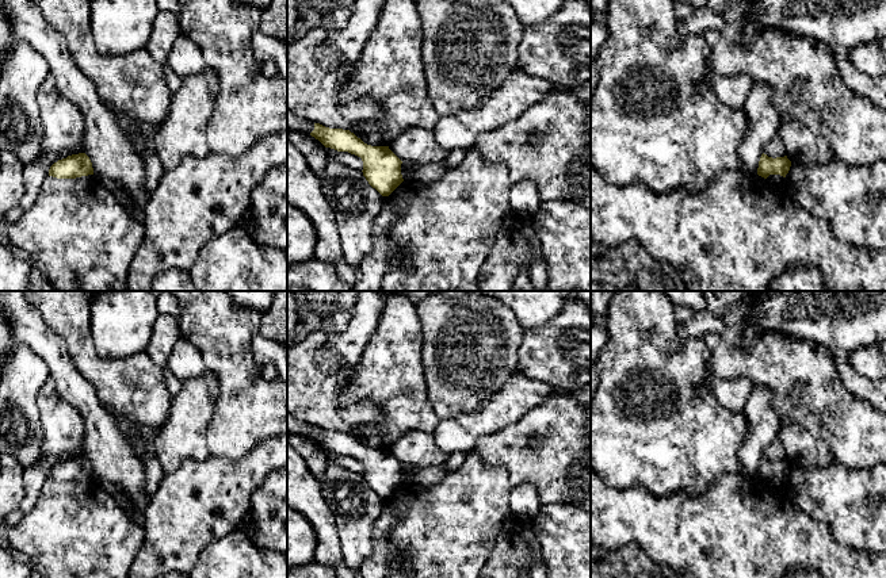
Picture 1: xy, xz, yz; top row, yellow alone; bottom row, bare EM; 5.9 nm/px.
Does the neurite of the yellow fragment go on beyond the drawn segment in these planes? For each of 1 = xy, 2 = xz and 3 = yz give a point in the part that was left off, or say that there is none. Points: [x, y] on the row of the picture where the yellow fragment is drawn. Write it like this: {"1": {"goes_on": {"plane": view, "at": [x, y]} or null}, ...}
{"1": {"goes_on": null}, "2": {"goes_on": null}, "3": {"goes_on": null}}

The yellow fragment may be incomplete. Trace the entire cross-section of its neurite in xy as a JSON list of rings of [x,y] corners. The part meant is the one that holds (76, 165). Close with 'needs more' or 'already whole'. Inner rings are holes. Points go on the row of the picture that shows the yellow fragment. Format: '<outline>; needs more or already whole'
[[[85,153],[72,154],[58,160],[49,169],[49,176],[57,179],[76,179],[88,175],[93,175],[93,168]]]; already whole

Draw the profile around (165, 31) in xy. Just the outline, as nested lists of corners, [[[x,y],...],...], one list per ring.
[[[159,11],[145,49],[149,50],[157,62],[165,64],[175,42],[182,34],[179,16],[171,11]]]

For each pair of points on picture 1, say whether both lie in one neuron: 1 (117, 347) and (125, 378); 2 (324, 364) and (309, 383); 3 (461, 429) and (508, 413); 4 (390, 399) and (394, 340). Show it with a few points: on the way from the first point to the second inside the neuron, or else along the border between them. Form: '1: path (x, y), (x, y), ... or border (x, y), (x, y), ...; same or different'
1: border (92, 340), (102, 358), (122, 359), (144, 351); different
2: border (329, 344), (339, 356), (339, 368), (325, 374); different
3: path (473, 425), (487, 421), (496, 413); same
4: path (392, 385), (392, 362), (394, 355); same

